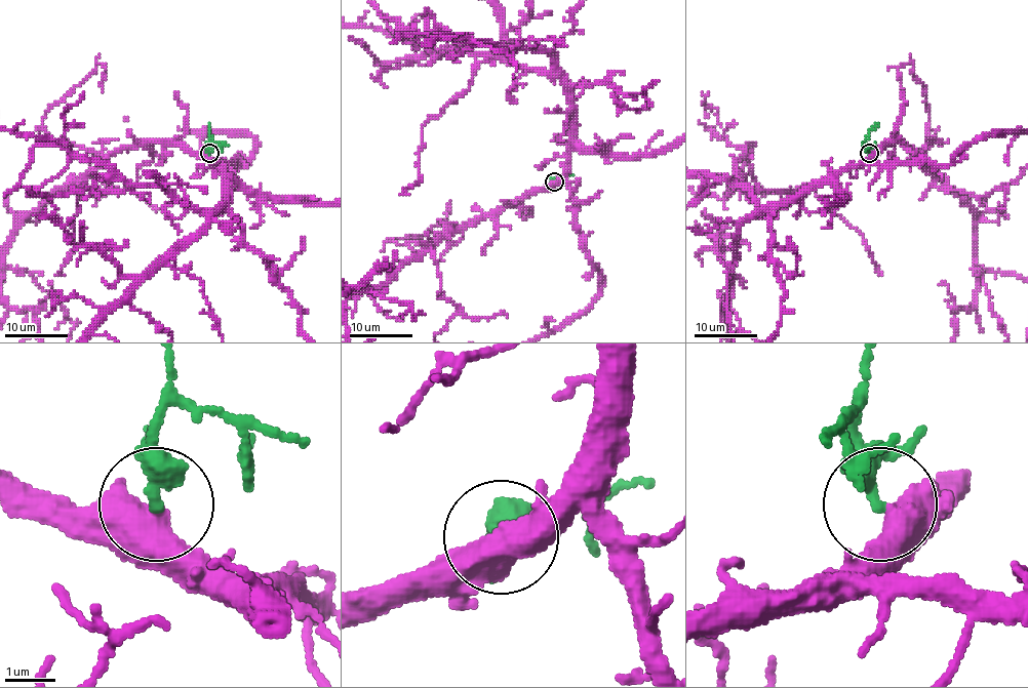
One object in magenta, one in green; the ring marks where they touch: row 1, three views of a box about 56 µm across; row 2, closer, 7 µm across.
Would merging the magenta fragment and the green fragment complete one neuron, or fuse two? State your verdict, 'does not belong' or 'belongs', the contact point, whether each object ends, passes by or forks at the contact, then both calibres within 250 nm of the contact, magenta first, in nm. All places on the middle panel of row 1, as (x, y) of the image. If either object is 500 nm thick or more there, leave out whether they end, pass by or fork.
belongs; at (554, 181); 700 nm thick on the magenta side, 280 nm on the other

